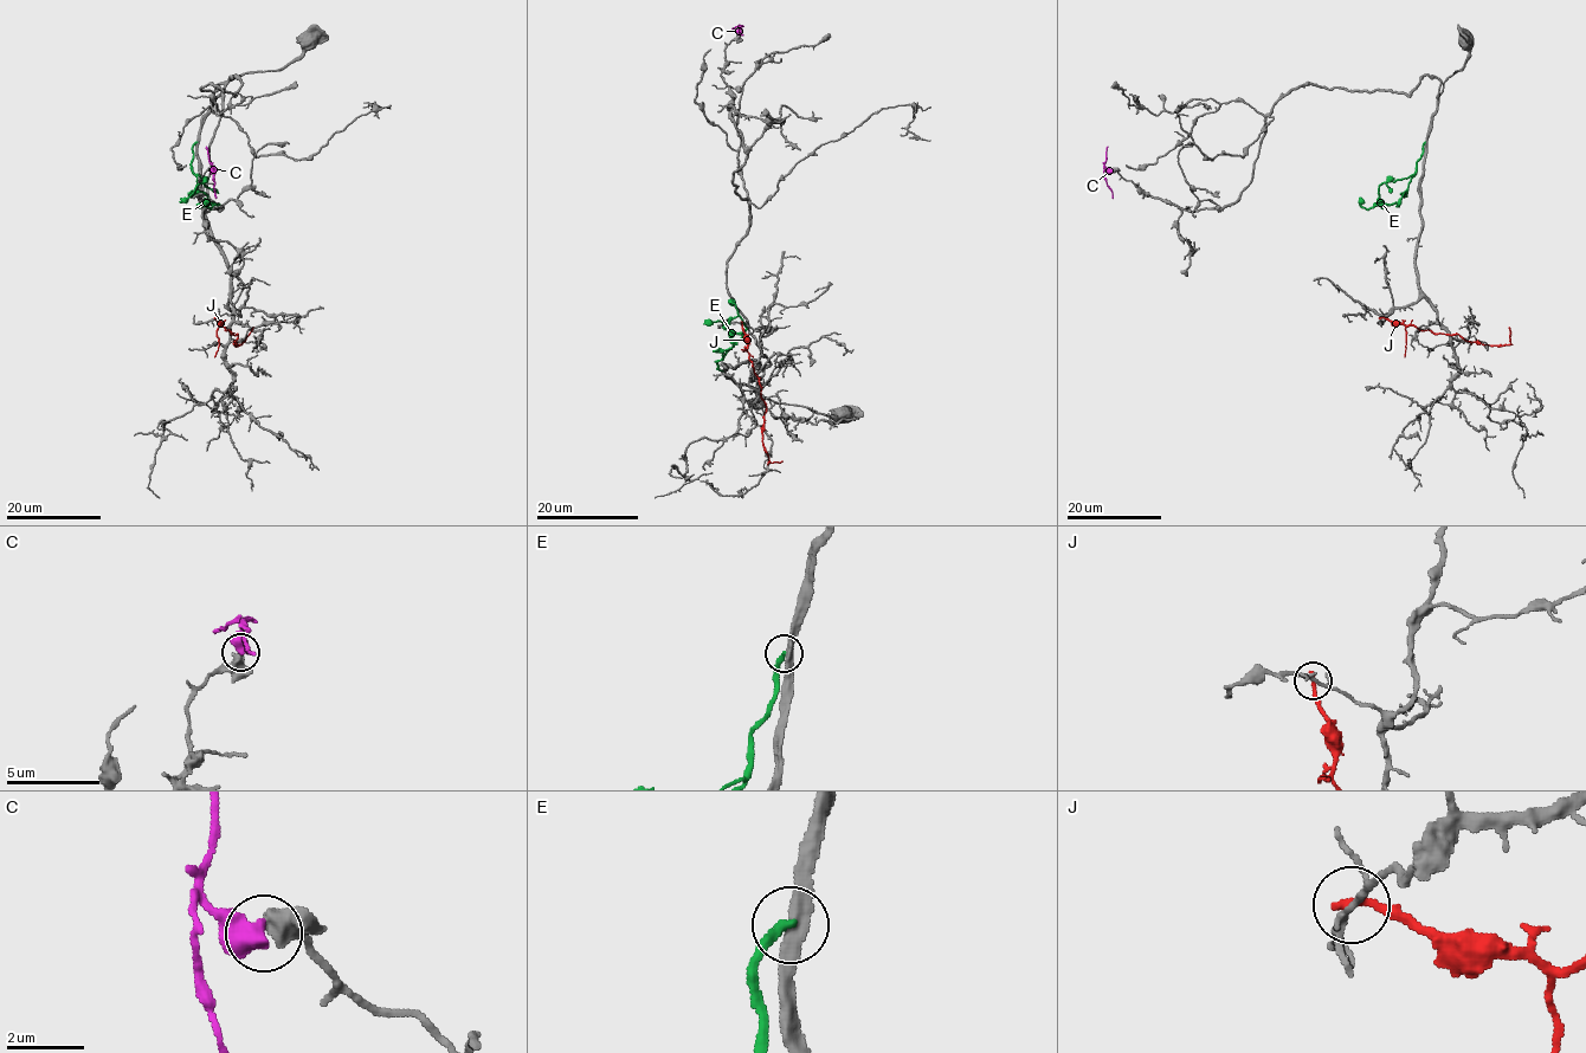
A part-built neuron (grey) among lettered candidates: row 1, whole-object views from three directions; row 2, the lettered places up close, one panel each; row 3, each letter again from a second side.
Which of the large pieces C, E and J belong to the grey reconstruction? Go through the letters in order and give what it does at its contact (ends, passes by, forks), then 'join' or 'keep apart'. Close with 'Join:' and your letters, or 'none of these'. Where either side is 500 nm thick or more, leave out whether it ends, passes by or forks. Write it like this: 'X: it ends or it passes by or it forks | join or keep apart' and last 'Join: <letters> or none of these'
C: keep apart
E: it ends | keep apart
J: it ends | keep apart
Join: none of these

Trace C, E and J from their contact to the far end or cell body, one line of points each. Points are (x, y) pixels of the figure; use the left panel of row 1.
C: (212, 170), (214, 168), (216, 198)
E: (197, 142), (192, 147), (191, 162), (197, 188), (218, 205), (210, 208), (205, 198)
J: (214, 318), (226, 330), (237, 334), (234, 344), (239, 344), (253, 327)

